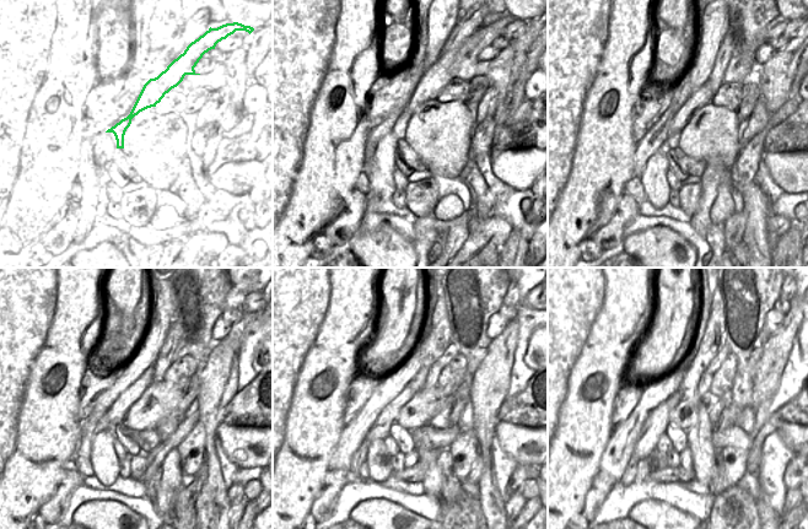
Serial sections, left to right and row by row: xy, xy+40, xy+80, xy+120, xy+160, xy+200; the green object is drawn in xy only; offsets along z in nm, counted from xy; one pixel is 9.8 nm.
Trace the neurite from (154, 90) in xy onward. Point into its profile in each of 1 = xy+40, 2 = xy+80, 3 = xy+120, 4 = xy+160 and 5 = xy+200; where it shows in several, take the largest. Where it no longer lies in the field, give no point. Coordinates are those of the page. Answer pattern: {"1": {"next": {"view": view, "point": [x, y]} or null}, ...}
{"1": {"next": {"view": "xy+40", "point": [431, 85]}}, "2": {"next": {"view": "xy+80", "point": [705, 93]}}, "3": {"next": {"view": "xy+120", "point": [117, 413]}}, "4": {"next": {"view": "xy+160", "point": [380, 430]}}, "5": {"next": {"view": "xy+200", "point": [655, 426]}}}

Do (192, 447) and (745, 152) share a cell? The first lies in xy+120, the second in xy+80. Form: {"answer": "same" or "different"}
{"answer": "same"}

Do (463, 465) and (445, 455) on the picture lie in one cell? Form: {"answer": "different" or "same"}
{"answer": "different"}

